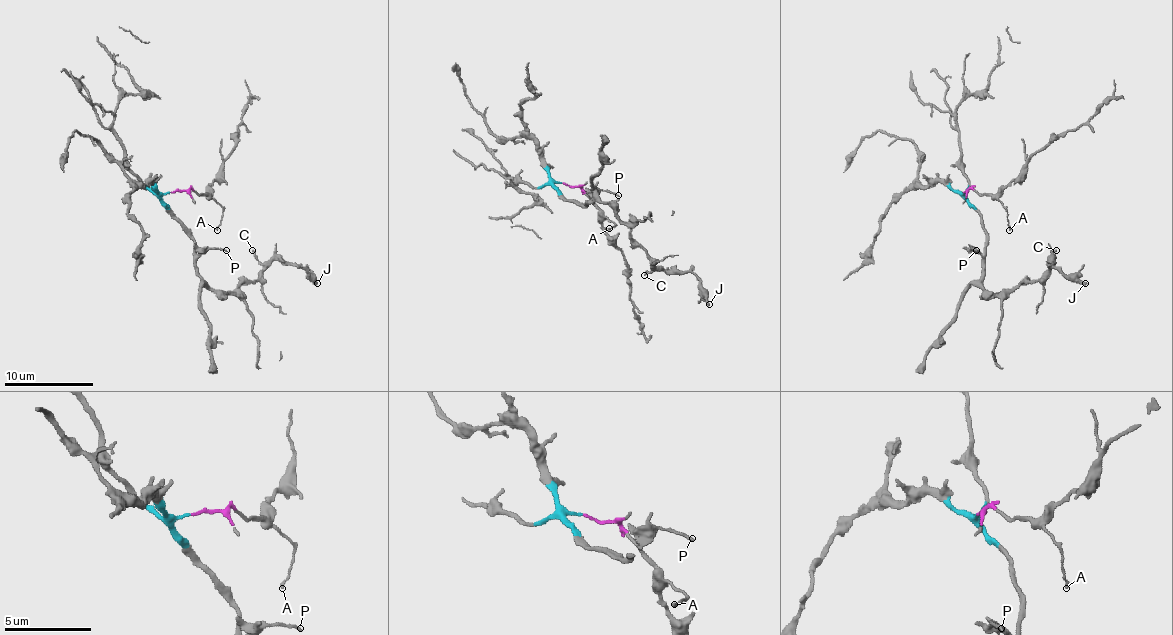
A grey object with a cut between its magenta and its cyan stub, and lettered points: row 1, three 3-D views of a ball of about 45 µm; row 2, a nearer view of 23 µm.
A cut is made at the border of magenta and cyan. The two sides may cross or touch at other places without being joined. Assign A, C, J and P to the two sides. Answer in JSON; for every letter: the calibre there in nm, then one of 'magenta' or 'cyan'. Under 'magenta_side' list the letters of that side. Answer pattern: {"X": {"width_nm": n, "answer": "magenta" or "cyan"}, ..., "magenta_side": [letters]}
{"A": {"width_nm": 130, "answer": "magenta"}, "C": {"width_nm": 140, "answer": "cyan"}, "J": {"width_nm": 260, "answer": "cyan"}, "P": {"width_nm": 140, "answer": "cyan"}, "magenta_side": ["A"]}

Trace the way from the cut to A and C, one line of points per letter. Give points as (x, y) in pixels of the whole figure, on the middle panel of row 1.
A: (563, 182), (580, 189), (614, 224), (609, 229)
C: (563, 182), (554, 186), (567, 200), (607, 204), (627, 227), (654, 269), (645, 276)

